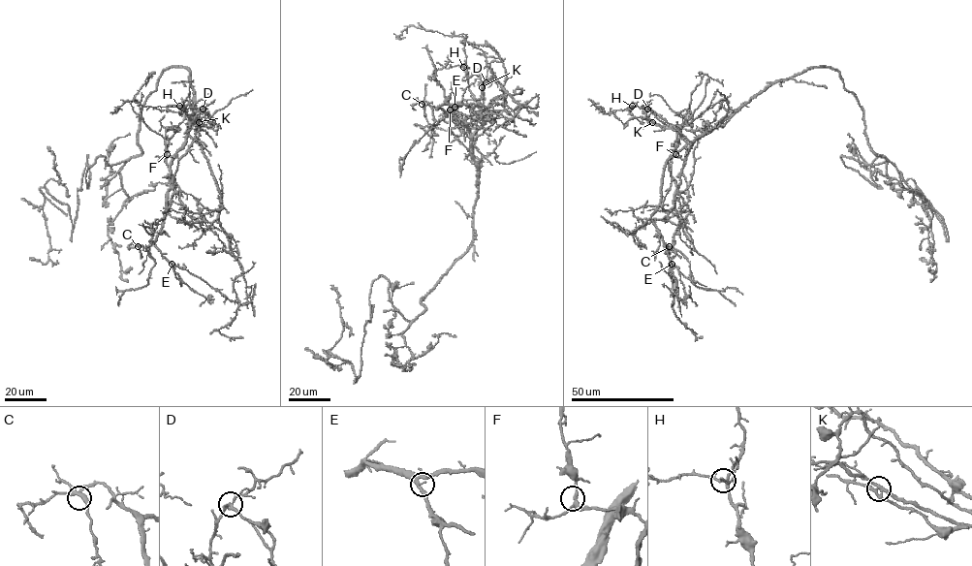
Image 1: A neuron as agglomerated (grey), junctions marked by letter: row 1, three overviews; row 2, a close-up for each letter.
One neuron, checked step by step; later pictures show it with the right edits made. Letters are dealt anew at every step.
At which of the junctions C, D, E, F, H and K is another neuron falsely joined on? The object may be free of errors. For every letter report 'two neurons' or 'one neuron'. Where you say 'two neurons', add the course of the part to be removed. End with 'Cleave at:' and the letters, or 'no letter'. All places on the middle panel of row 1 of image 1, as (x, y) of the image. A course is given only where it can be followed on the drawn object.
C: one neuron
D: one neuron
E: one neuron
F: one neuron
H: one neuron
K: two neurons | (482, 87), (479, 113), (461, 103), (456, 112), (465, 118), (452, 132), (414, 124), (433, 139), (429, 157)
Cleave at: K

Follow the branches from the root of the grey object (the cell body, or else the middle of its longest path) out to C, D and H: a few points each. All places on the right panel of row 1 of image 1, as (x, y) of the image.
C: (864, 126), (862, 108), (836, 70), (812, 67), (775, 80), (687, 151), (674, 199), (679, 227), (669, 246)
D: (864, 126), (858, 98), (845, 89), (836, 70), (826, 67), (812, 67), (775, 80), (688, 142), (647, 109)
H: (864, 126), (858, 98), (836, 70), (826, 67), (775, 80), (688, 142), (654, 111), (632, 106)

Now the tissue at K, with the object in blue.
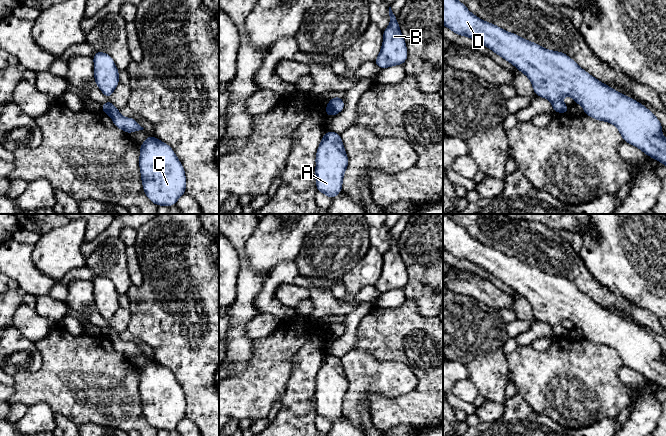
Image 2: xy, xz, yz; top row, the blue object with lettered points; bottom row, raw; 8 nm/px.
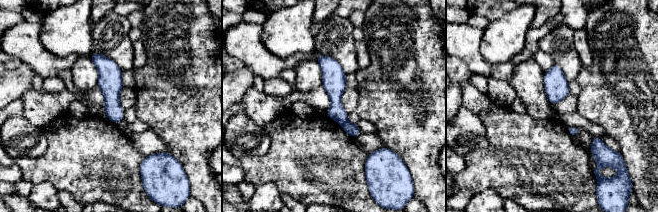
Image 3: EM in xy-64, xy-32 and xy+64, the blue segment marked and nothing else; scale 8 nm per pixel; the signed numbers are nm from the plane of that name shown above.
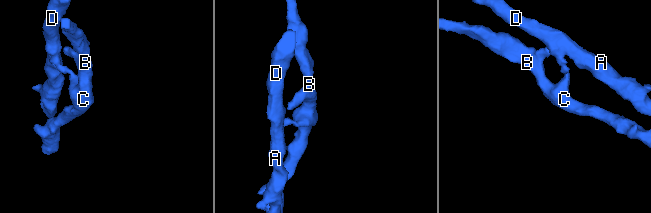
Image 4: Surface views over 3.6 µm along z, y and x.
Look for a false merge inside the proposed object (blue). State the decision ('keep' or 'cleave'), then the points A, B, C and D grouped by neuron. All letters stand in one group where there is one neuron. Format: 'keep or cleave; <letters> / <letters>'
cleave; A D / B C

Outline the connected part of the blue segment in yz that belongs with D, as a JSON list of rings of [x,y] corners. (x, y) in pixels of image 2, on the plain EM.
[[[443,214],[443,249],[459,260],[476,264],[514,289],[529,302],[535,320],[546,322],[551,326],[554,337],[564,337],[566,329],[562,321],[569,319],[574,327],[583,331],[585,339],[615,349],[623,365],[639,372],[643,377],[666,390],[666,362],[661,359],[663,351],[659,343],[643,328],[591,300],[565,277],[548,274],[480,243],[445,214]]]

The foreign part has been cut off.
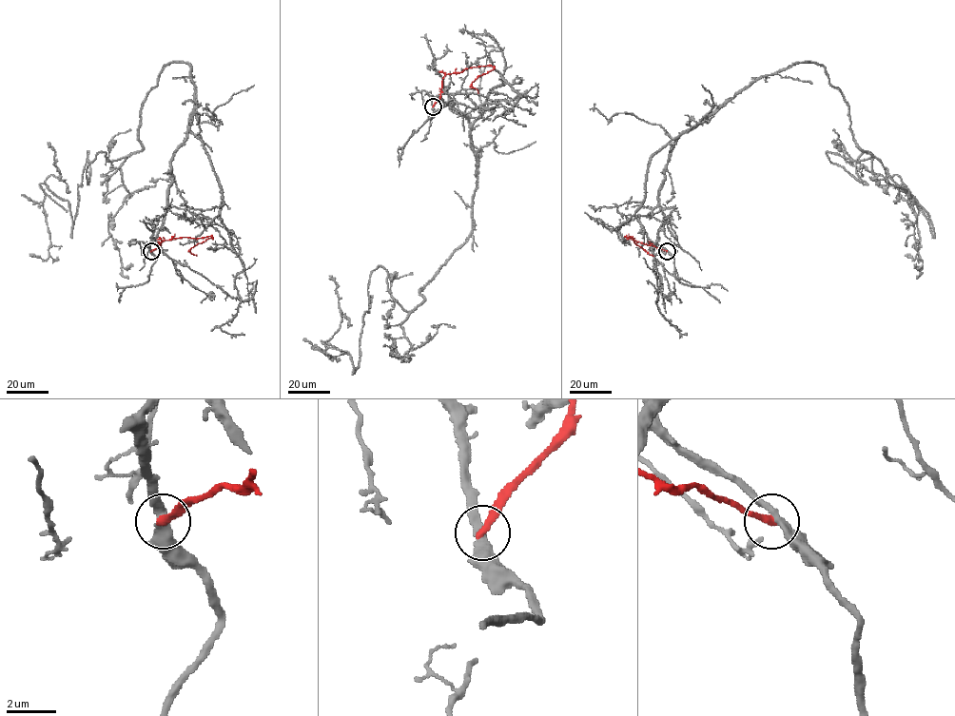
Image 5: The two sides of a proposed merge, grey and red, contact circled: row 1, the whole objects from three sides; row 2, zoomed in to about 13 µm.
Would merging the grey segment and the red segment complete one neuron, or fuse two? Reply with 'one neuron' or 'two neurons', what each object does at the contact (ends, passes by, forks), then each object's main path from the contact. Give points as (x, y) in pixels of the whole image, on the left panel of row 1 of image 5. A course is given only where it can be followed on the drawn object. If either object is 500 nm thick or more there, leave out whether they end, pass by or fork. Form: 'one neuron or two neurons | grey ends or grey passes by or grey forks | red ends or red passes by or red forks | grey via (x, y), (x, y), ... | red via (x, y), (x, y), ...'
two neurons | grey passes by | red ends | grey via (151, 251), (187, 63), (141, 150), (87, 184), (87, 150), (71, 237), (41, 183), (29, 253) | red via (151, 251), (165, 241), (210, 236), (190, 250), (196, 256)

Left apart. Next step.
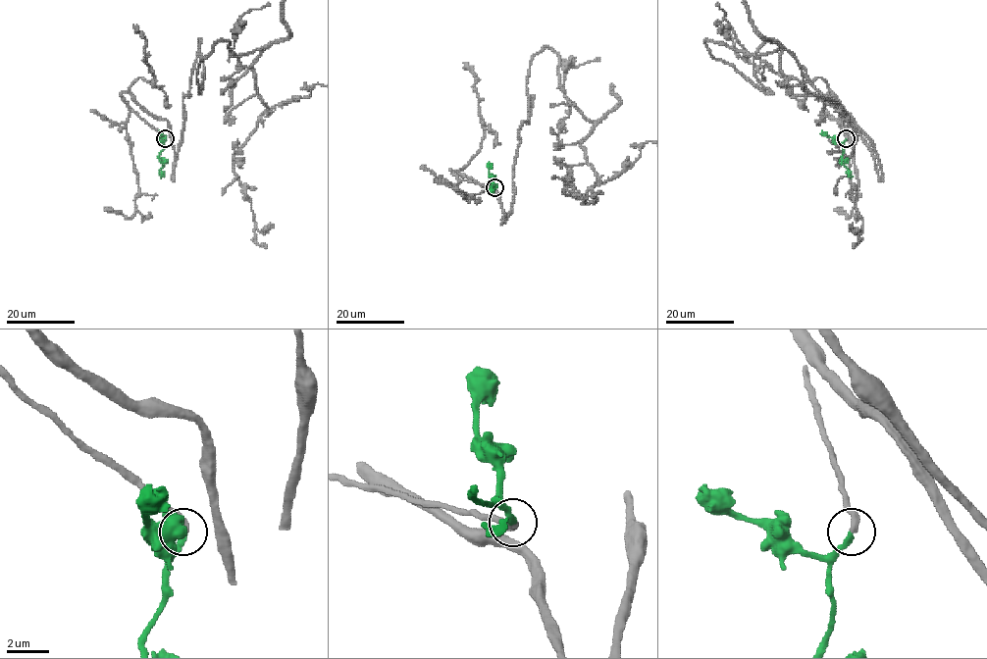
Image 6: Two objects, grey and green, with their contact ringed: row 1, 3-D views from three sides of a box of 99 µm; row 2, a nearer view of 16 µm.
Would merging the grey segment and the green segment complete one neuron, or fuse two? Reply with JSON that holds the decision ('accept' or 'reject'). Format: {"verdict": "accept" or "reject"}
{"verdict": "accept"}

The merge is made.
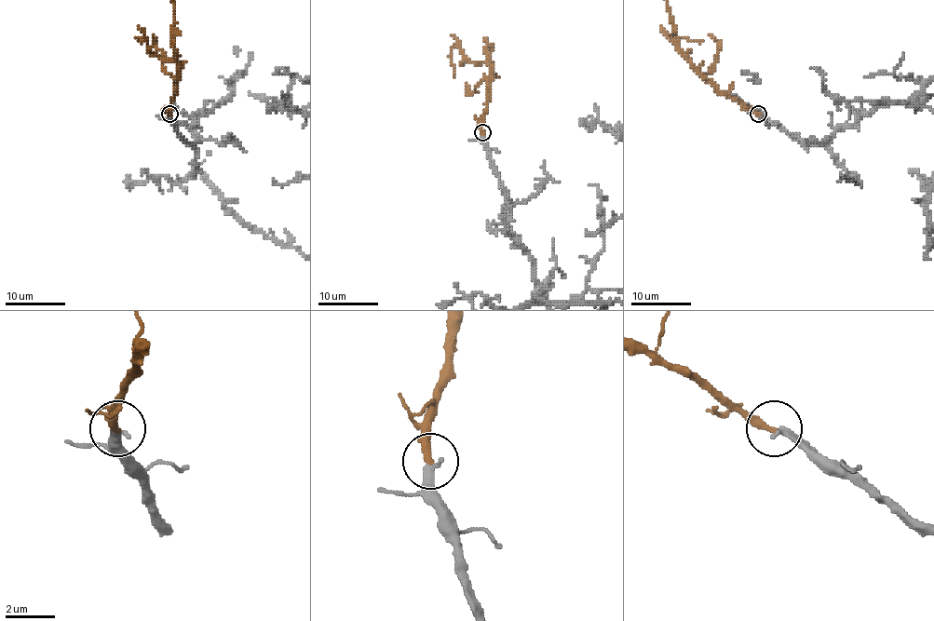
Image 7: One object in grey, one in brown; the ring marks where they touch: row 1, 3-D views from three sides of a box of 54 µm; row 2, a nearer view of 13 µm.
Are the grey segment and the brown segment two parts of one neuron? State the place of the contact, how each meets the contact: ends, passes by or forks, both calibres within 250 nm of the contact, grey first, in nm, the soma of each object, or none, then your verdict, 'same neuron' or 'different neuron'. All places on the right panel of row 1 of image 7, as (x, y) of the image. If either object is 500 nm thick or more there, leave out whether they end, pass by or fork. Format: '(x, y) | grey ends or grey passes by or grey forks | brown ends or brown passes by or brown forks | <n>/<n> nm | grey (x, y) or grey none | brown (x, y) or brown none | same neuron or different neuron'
(758, 114) | grey ends | brown ends | 280/320 nm | grey none | brown none | same neuron

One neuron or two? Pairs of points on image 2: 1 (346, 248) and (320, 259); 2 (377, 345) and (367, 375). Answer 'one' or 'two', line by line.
1: one
2: two

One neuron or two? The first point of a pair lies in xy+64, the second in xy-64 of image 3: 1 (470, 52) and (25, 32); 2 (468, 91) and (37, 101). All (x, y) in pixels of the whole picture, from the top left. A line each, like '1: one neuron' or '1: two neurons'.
1: one neuron
2: one neuron

